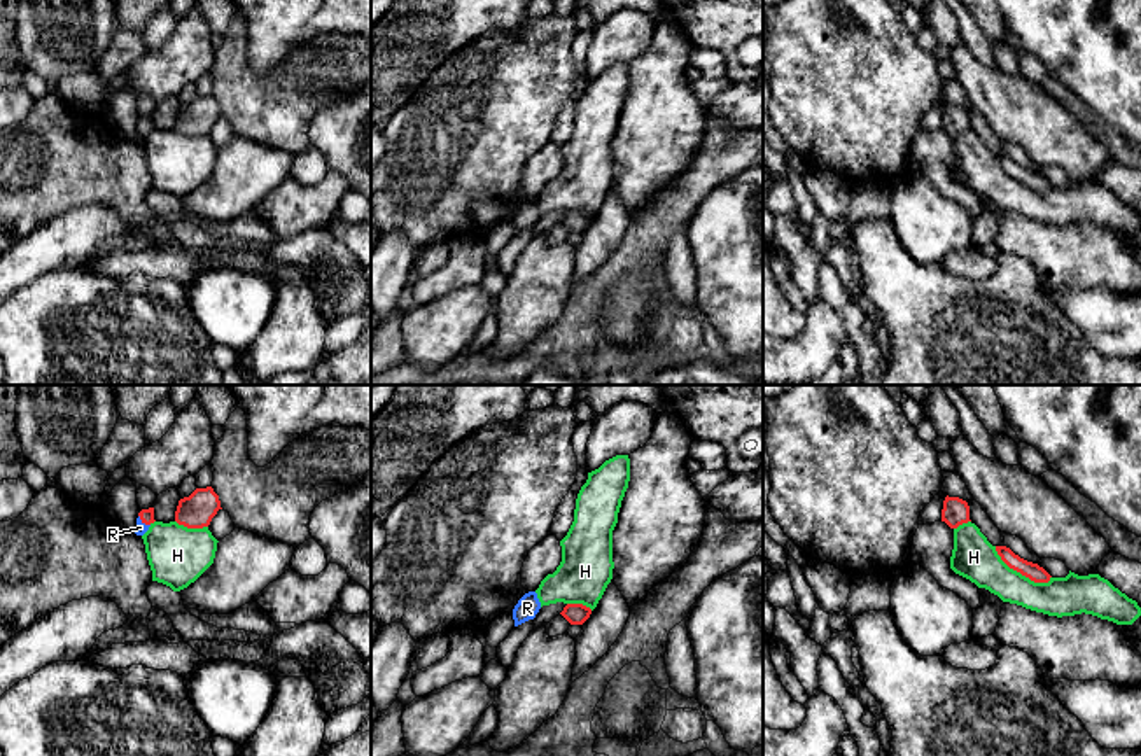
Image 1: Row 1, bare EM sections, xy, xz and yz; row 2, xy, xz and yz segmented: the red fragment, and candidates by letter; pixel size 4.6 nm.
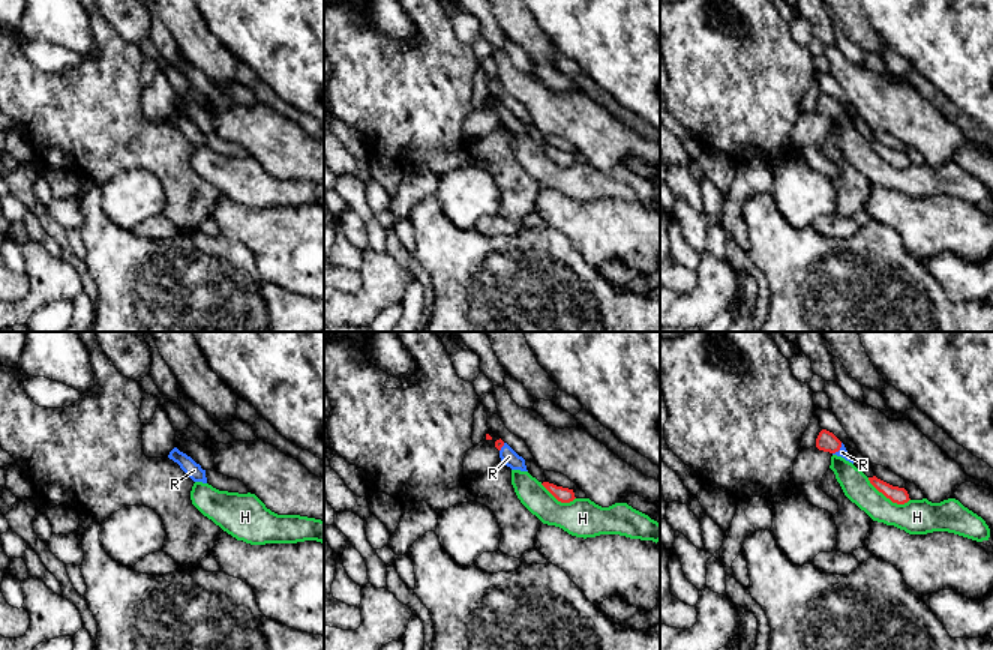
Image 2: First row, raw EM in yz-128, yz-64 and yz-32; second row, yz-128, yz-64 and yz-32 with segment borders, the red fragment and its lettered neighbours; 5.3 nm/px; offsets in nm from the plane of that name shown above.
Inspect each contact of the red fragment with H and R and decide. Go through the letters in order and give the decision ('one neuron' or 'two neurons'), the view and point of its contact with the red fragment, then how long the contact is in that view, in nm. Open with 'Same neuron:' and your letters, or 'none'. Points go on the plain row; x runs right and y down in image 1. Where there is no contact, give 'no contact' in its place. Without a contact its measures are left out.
Same neuron: R
H: two neurons; contact yz (1021, 181); length 300 nm
R: one neuron; contact xy (144, 130); length 80 nm

